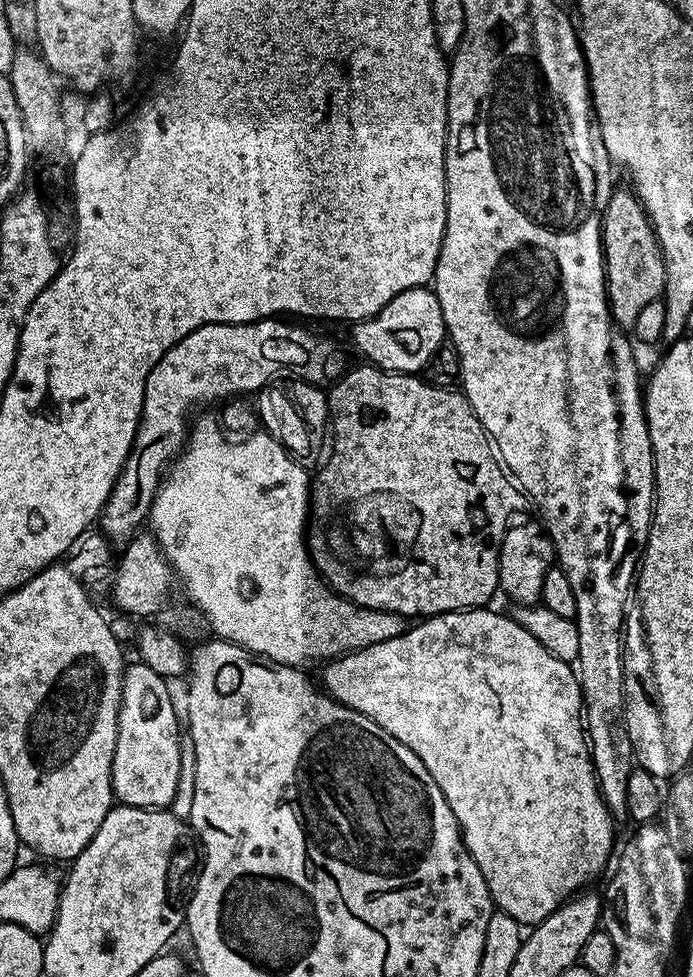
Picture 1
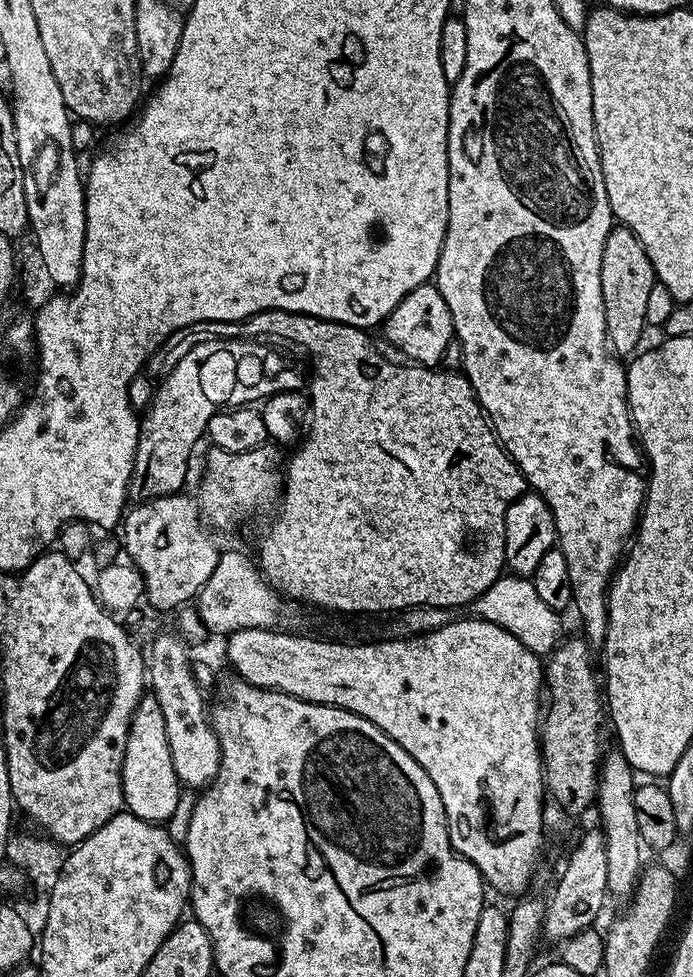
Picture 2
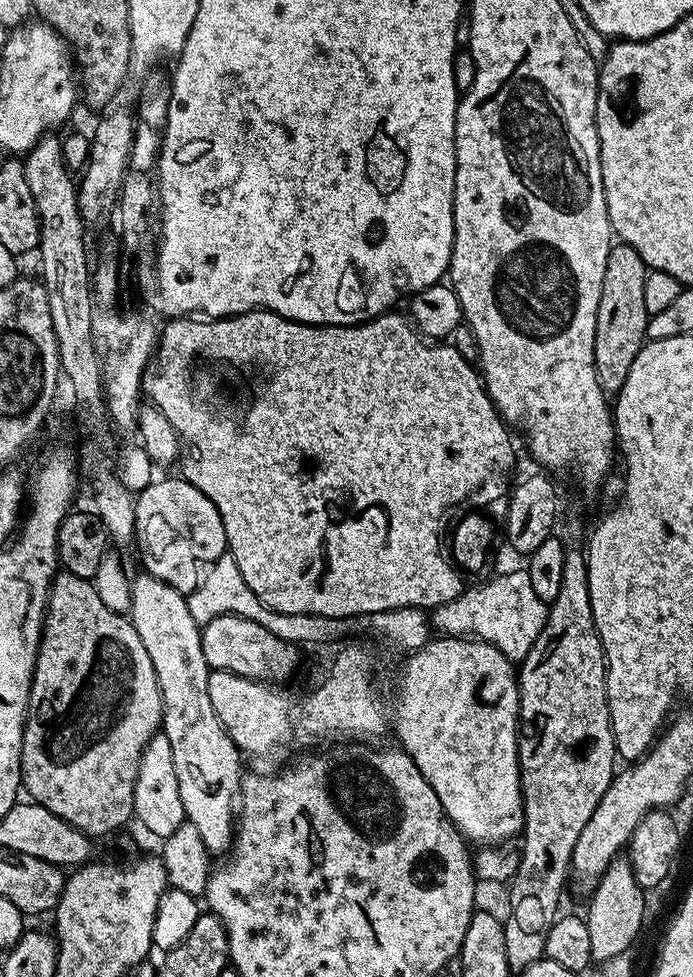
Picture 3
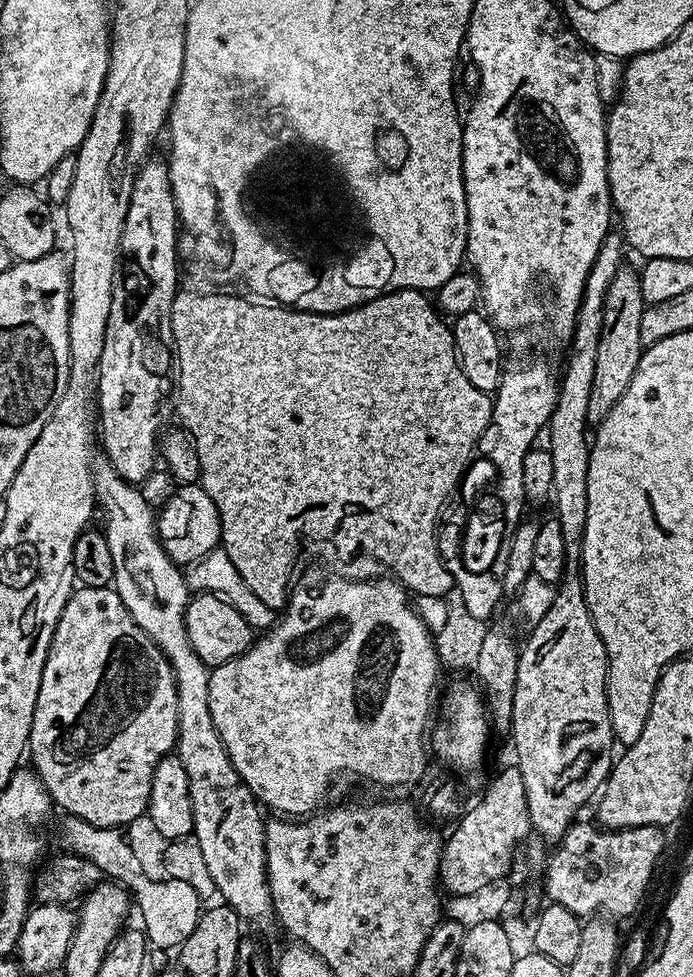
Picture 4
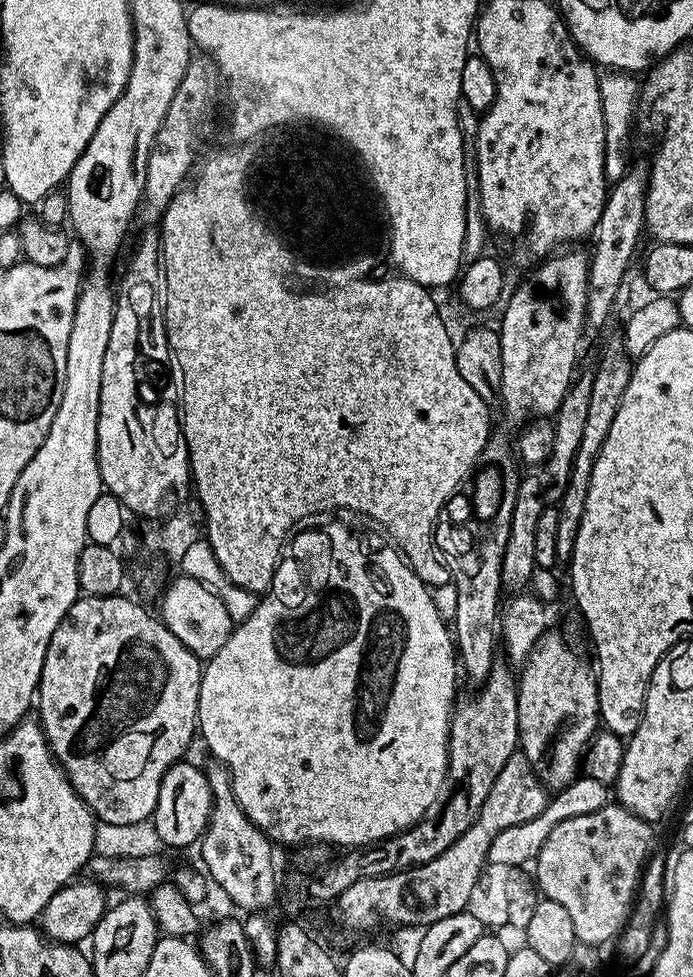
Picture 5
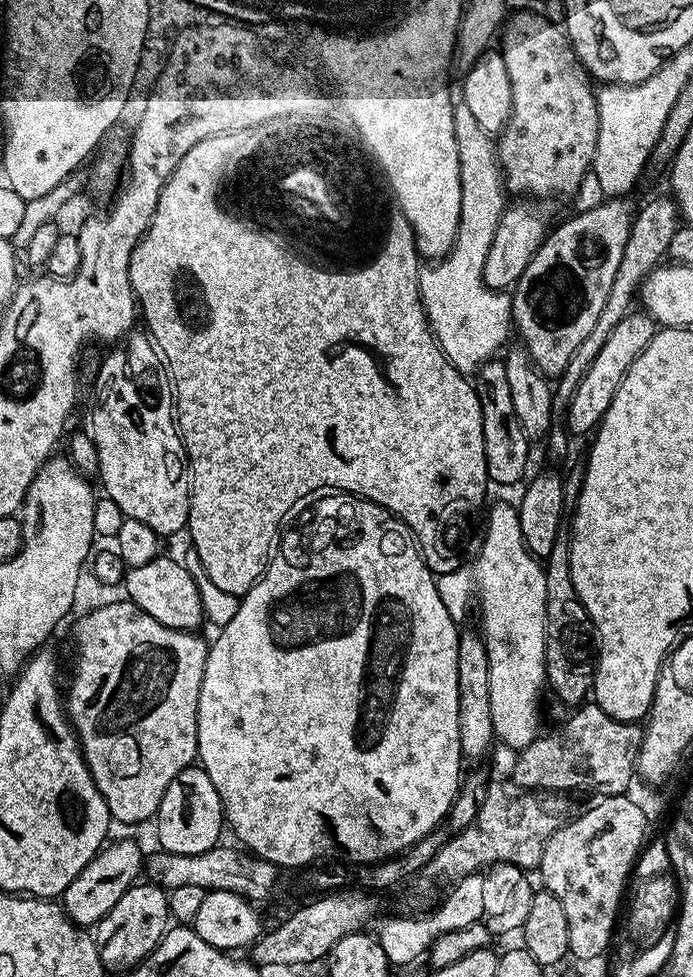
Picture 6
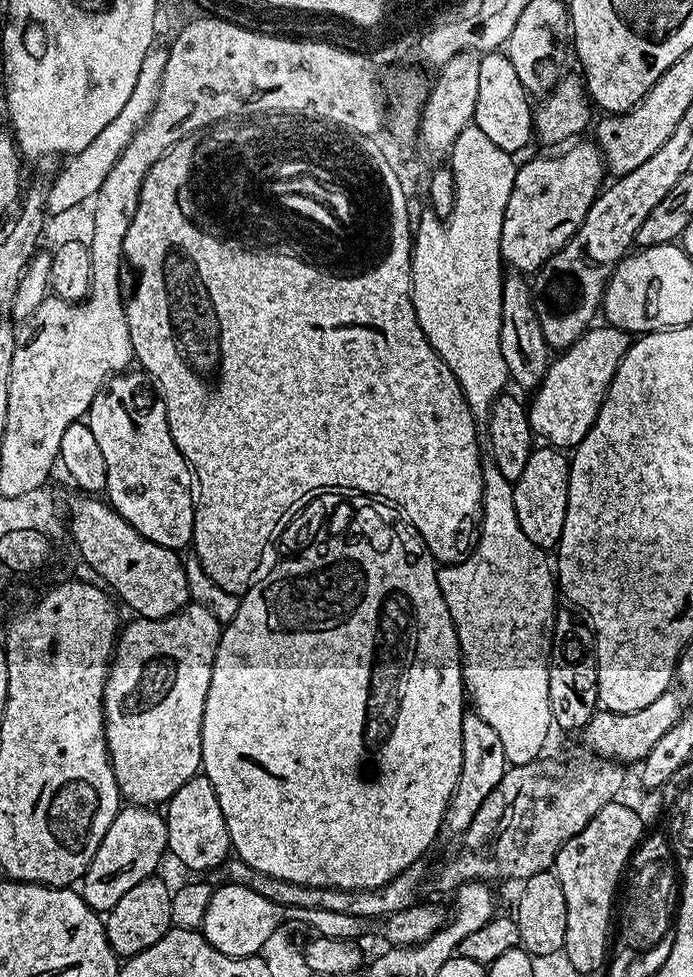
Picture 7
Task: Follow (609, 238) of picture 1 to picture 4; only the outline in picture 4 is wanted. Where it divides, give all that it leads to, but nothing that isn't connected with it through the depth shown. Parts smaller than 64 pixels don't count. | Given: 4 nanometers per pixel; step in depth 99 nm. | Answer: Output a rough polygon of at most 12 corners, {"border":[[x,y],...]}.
{"border":[[614,274],[594,358],[589,425],[626,394],[645,349],[640,274]]}

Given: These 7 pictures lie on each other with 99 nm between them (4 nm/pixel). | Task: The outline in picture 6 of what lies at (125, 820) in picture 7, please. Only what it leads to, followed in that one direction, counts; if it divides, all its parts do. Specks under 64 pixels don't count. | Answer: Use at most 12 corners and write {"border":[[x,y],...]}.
{"border":[[135,840],[101,848],[62,897],[81,926],[99,924],[141,879]]}

